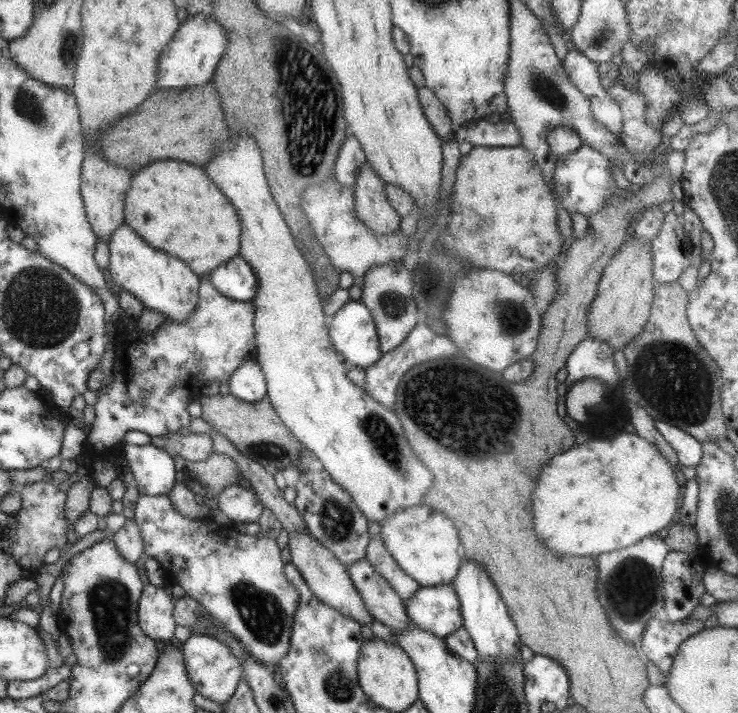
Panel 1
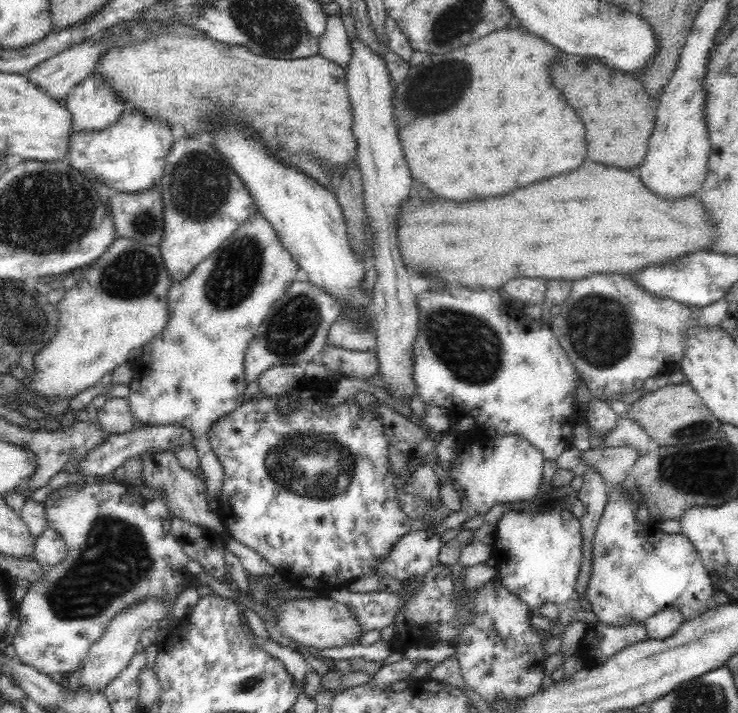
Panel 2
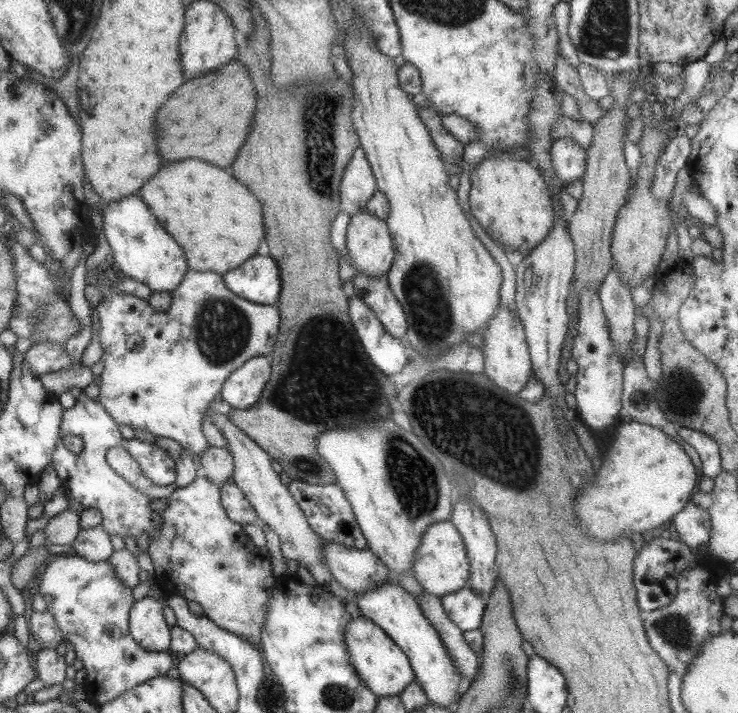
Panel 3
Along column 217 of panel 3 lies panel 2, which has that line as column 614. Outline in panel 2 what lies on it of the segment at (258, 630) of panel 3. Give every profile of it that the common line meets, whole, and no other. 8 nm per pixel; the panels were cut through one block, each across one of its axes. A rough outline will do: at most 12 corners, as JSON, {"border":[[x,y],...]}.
{"border":[[609,487],[586,594],[598,622],[690,621],[720,591],[690,540]]}

